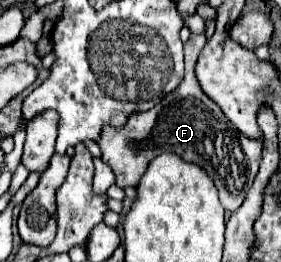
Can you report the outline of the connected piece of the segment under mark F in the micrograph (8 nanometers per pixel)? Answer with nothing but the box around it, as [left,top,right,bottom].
[98,34,262,212]

